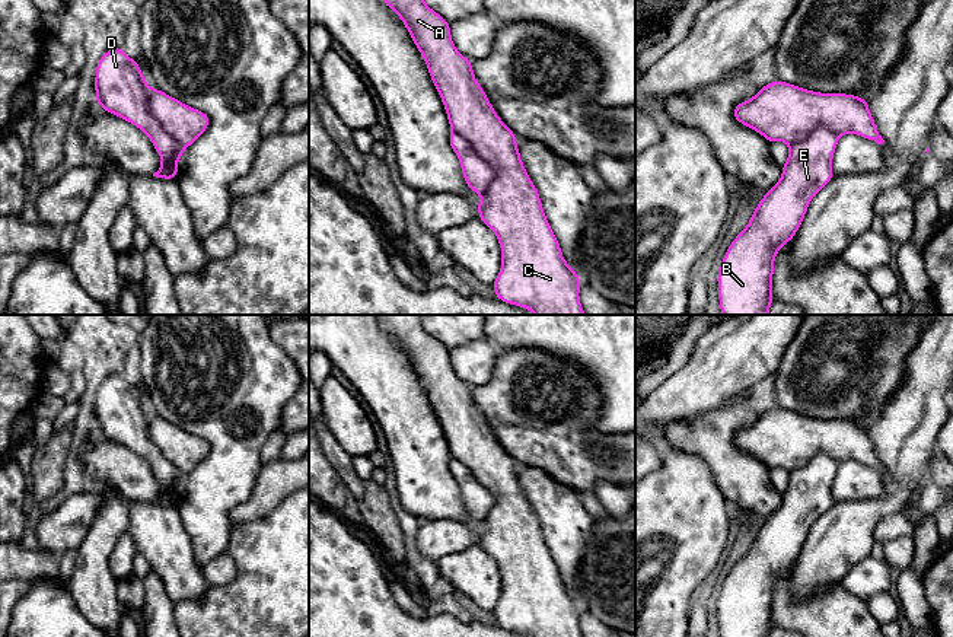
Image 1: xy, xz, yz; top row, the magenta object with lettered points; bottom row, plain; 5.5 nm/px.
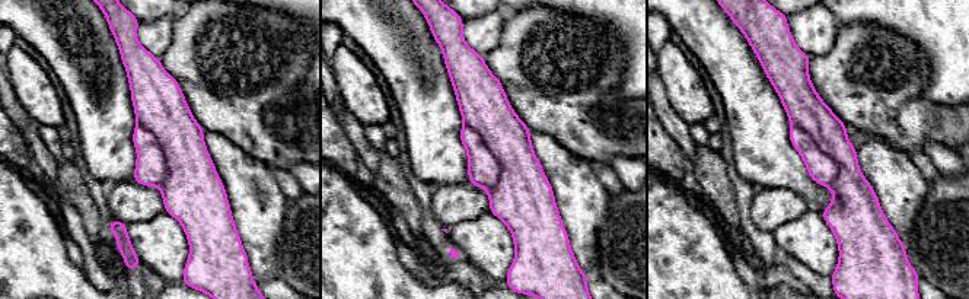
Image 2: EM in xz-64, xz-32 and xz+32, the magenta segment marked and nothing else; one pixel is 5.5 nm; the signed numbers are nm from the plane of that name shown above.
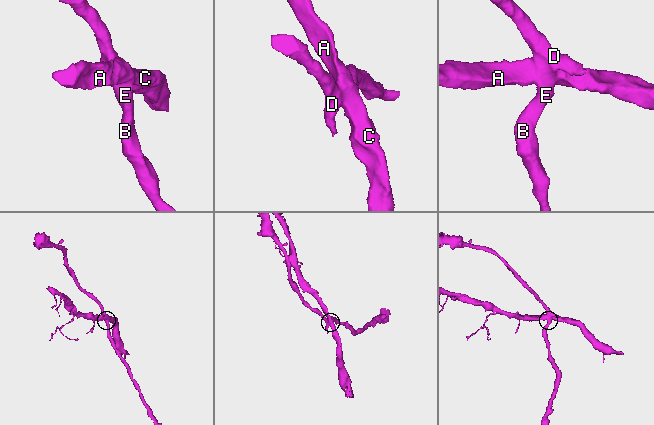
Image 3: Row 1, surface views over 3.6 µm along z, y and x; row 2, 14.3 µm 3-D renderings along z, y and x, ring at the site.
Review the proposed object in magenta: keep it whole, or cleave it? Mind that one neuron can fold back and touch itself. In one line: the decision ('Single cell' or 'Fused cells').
Fused cells

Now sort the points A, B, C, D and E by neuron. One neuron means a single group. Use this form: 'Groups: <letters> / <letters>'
Groups: A C / B D E

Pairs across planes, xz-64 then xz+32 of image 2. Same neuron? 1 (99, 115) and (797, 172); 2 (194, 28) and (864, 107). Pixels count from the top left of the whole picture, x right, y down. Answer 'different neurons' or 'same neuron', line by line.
1: same neuron
2: same neuron

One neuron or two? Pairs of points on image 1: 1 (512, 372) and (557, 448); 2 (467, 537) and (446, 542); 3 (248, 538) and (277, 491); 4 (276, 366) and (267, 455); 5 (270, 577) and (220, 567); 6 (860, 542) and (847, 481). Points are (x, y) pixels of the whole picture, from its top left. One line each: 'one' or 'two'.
1: one
2: one
3: two
4: two
5: two
6: two

